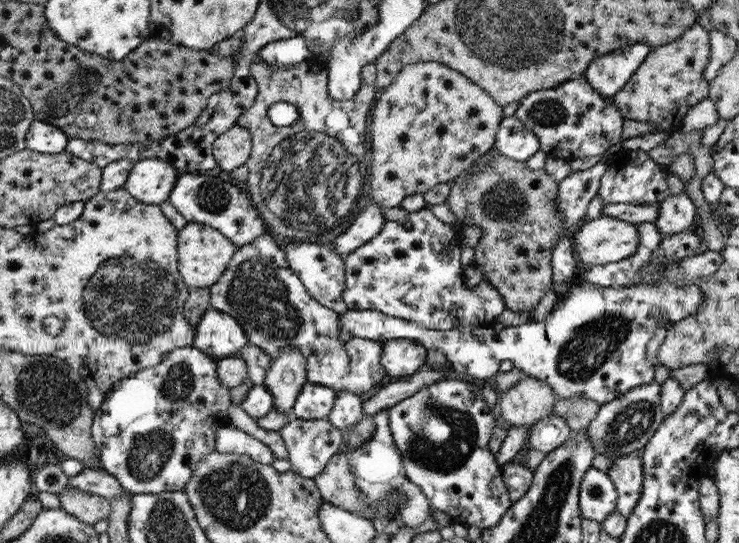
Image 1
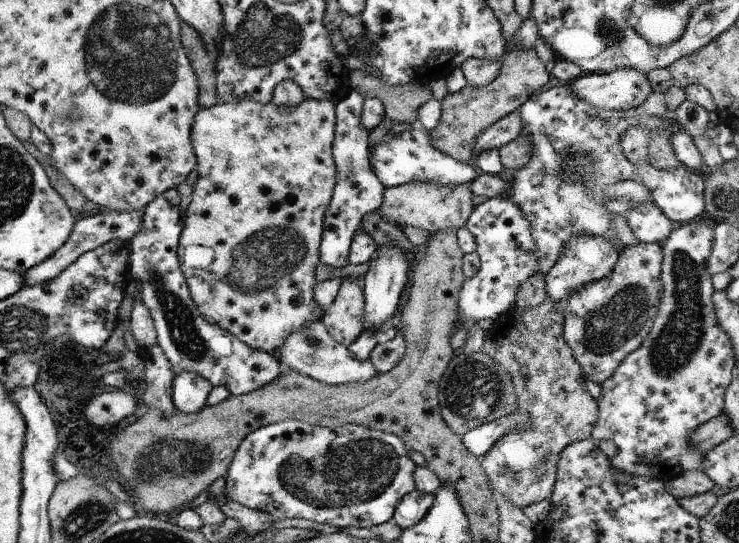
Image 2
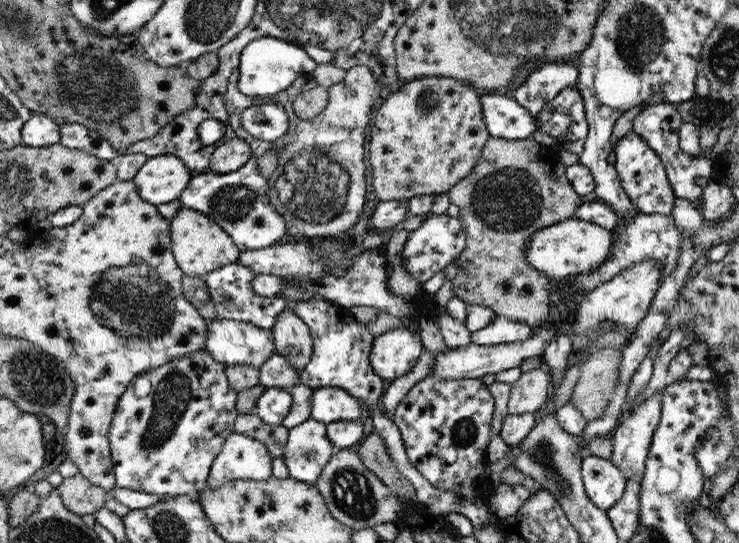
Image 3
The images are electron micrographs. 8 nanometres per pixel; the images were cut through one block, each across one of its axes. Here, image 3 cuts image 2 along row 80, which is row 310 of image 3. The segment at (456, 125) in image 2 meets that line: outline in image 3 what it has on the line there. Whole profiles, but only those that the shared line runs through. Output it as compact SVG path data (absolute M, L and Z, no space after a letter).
M537 128L532 138L524 140L490 136L486 139L473 171L447 192L451 203L446 214L460 220L467 238L466 248L456 262L460 272L452 280L453 298L461 298L466 305L487 306L496 316L504 317L507 321L531 327L548 322L548 309L553 304L553 281L527 263L525 252L535 232L576 216L576 209L582 200L567 179L566 169L567 166L560 161L554 138L542 129Z

